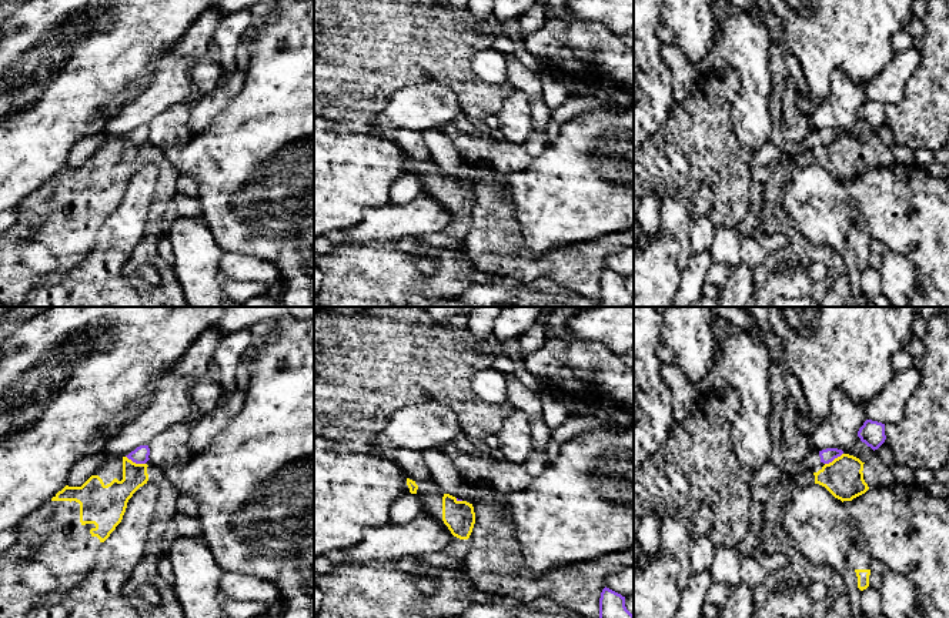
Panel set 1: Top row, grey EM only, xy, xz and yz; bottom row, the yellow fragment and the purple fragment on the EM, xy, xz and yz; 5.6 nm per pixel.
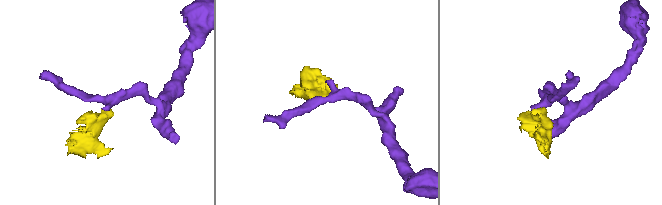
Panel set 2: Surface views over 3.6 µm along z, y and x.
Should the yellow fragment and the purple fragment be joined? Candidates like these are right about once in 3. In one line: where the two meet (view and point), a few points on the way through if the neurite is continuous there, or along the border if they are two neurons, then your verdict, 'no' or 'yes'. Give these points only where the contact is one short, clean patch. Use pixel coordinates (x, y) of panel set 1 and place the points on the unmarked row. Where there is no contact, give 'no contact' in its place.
meets yellow in xy at (134, 143); border along xy (126, 136), (136, 143), (144, 144); no

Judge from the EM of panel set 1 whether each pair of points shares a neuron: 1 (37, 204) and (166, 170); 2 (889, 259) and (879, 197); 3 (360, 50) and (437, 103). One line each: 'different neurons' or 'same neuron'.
1: same neuron
2: different neurons
3: different neurons

